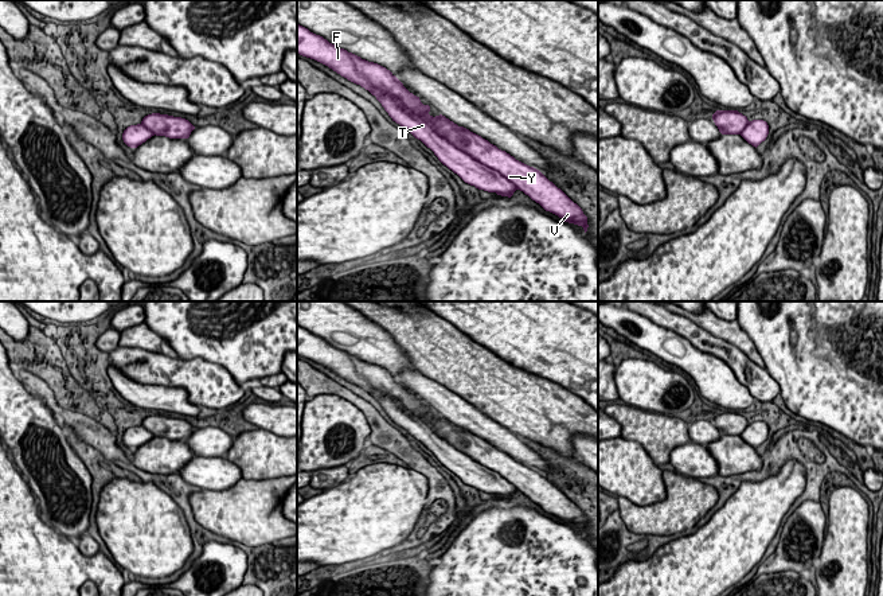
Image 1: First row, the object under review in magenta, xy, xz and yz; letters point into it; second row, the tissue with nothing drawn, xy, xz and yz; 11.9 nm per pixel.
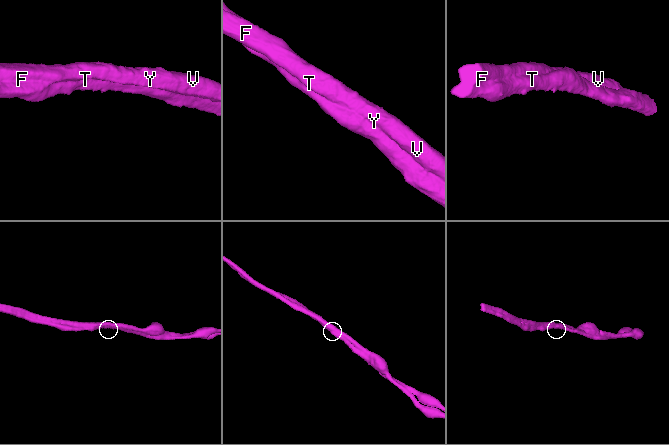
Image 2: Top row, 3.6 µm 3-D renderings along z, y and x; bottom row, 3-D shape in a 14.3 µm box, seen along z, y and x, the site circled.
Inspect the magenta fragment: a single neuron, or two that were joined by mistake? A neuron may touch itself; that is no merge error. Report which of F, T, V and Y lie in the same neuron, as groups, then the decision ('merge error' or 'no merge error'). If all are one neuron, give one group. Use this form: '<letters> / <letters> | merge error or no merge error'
F T V Y | no merge error

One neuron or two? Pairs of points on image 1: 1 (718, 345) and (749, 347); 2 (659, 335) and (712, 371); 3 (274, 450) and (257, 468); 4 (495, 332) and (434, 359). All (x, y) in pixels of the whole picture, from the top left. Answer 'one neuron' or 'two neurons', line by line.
1: two neurons
2: one neuron
3: one neuron
4: two neurons

